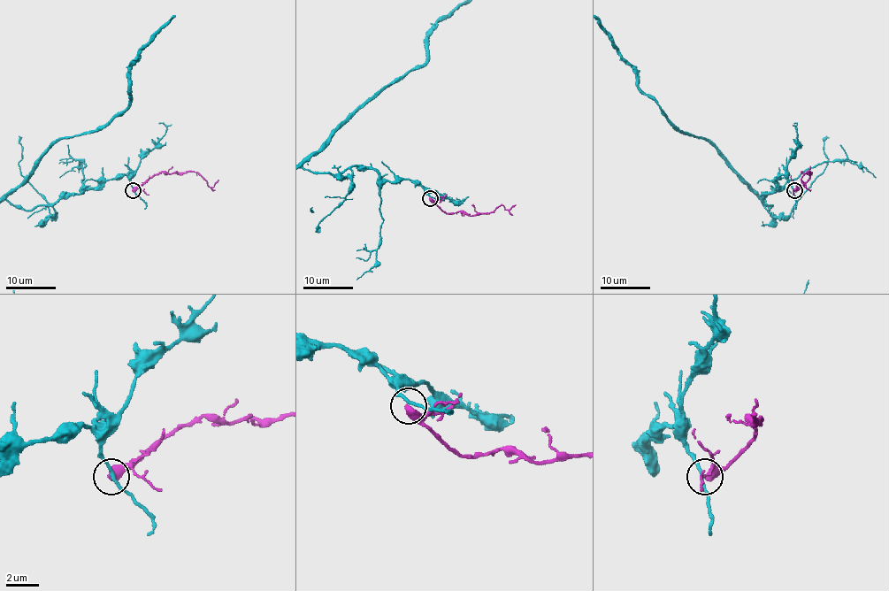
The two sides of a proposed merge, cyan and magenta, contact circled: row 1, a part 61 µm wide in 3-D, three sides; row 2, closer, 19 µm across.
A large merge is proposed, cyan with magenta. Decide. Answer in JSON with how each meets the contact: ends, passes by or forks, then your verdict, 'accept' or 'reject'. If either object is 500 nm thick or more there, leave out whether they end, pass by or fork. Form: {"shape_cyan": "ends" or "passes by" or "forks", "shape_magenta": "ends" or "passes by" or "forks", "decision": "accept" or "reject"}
{"decision": "reject"}

